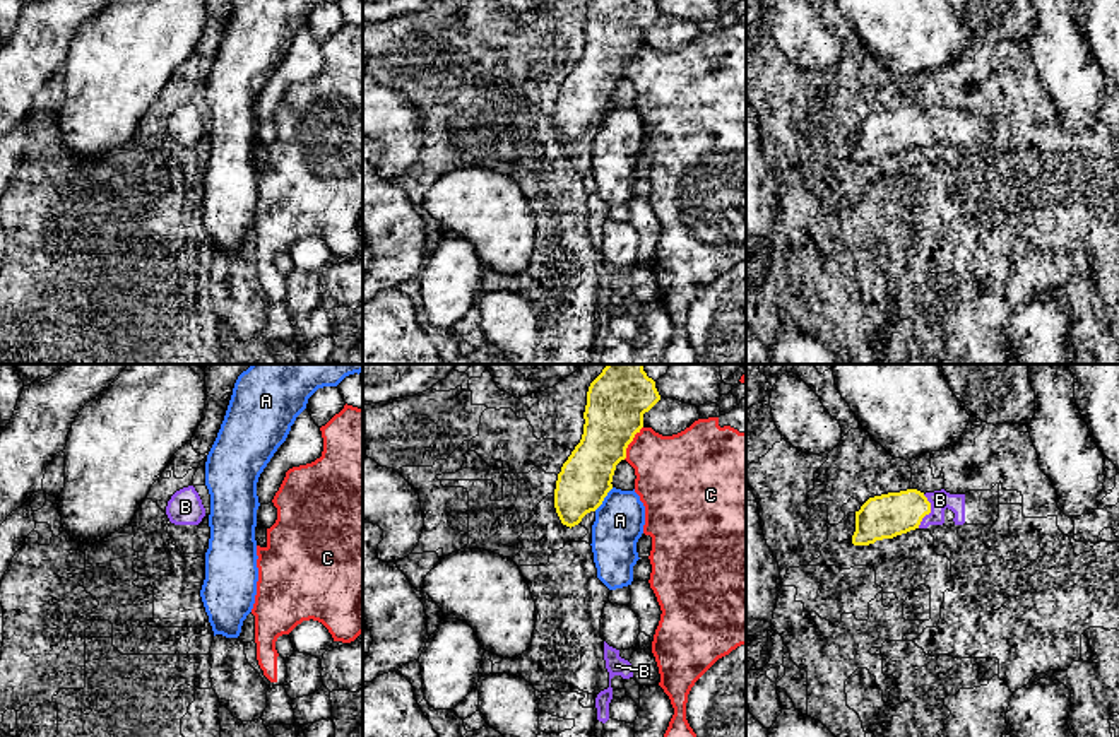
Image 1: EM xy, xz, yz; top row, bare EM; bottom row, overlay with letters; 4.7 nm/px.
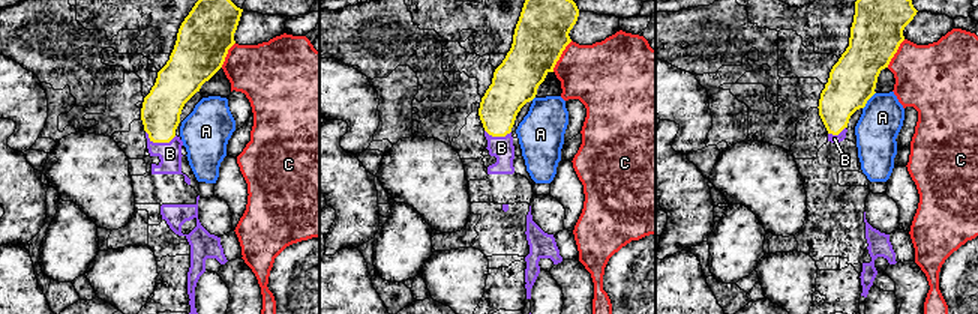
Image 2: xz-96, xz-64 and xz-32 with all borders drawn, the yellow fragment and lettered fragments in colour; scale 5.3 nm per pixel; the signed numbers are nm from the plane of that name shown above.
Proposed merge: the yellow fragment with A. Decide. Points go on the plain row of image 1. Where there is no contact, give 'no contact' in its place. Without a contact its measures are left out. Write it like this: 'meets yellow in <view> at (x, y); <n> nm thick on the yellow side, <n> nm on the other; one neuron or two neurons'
meets yellow in xz at (603, 117); 240 nm thick on the yellow side, 220 nm on the other; two neurons

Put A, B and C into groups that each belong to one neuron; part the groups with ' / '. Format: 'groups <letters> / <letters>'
groups A / B / C

